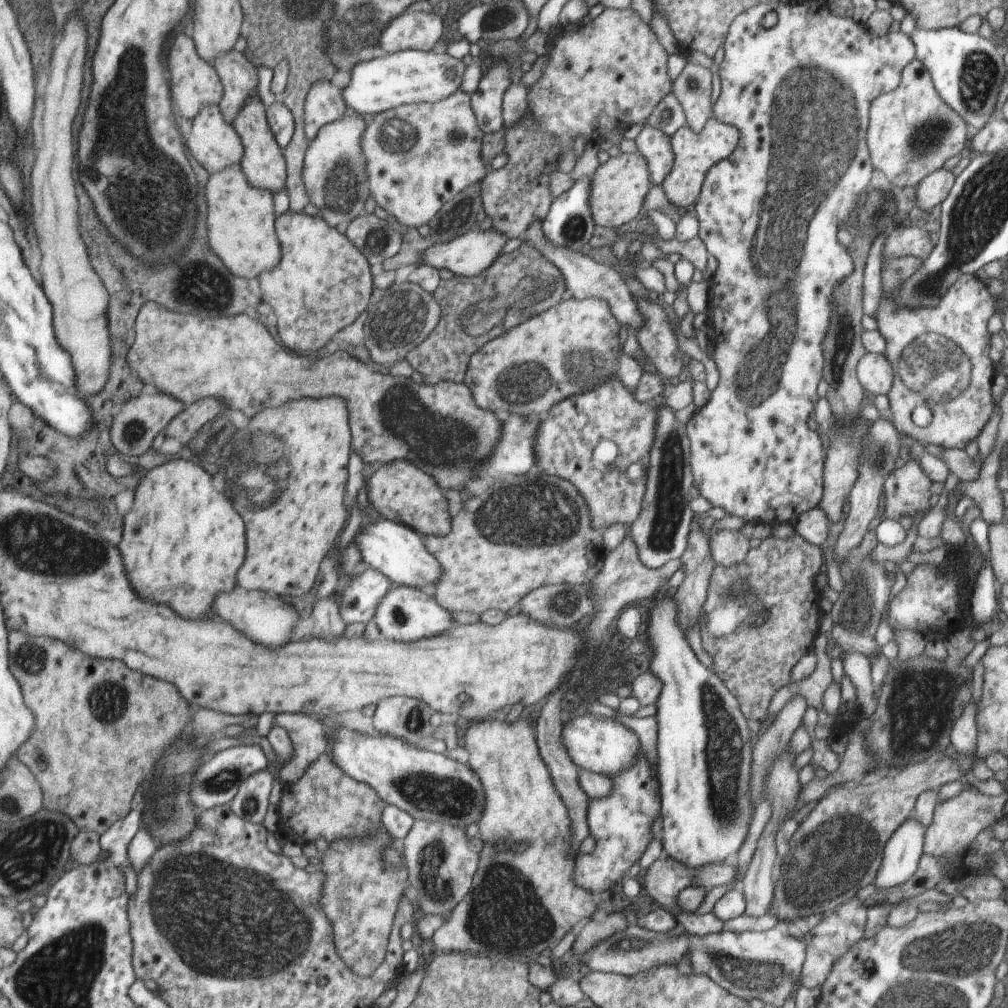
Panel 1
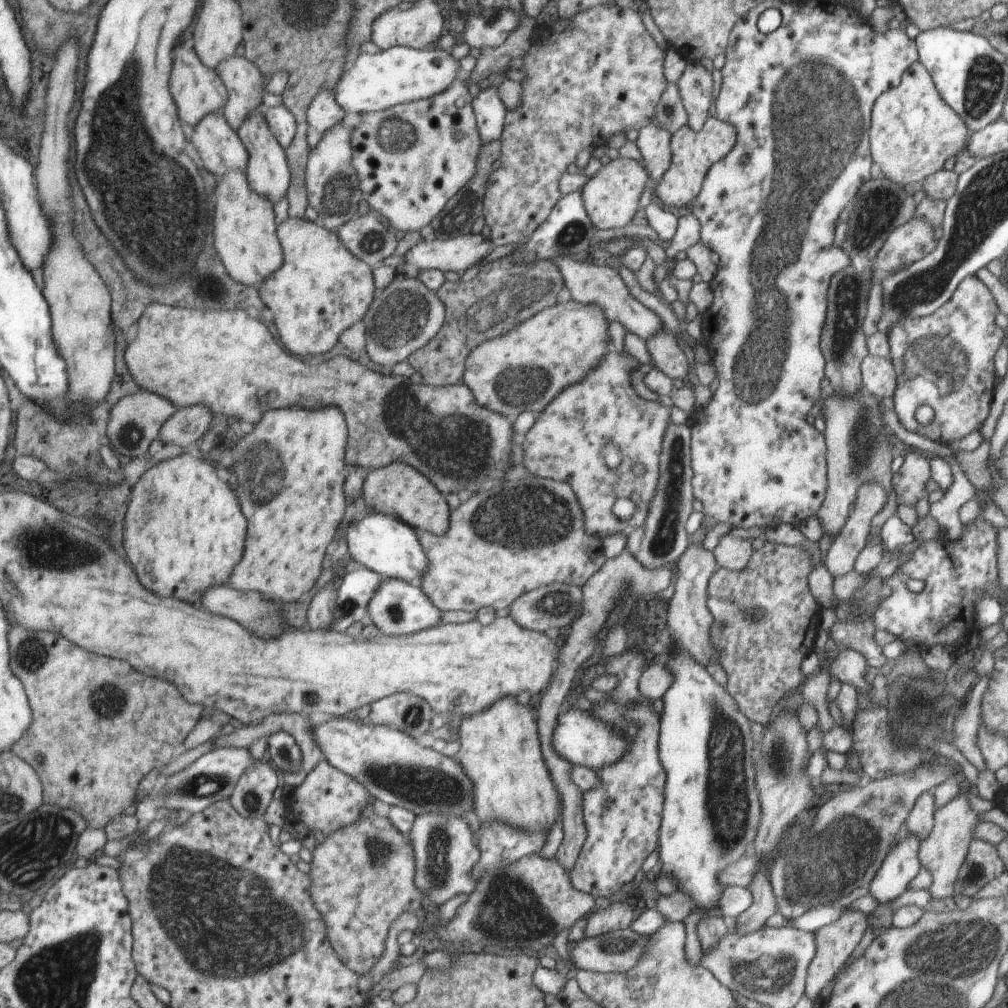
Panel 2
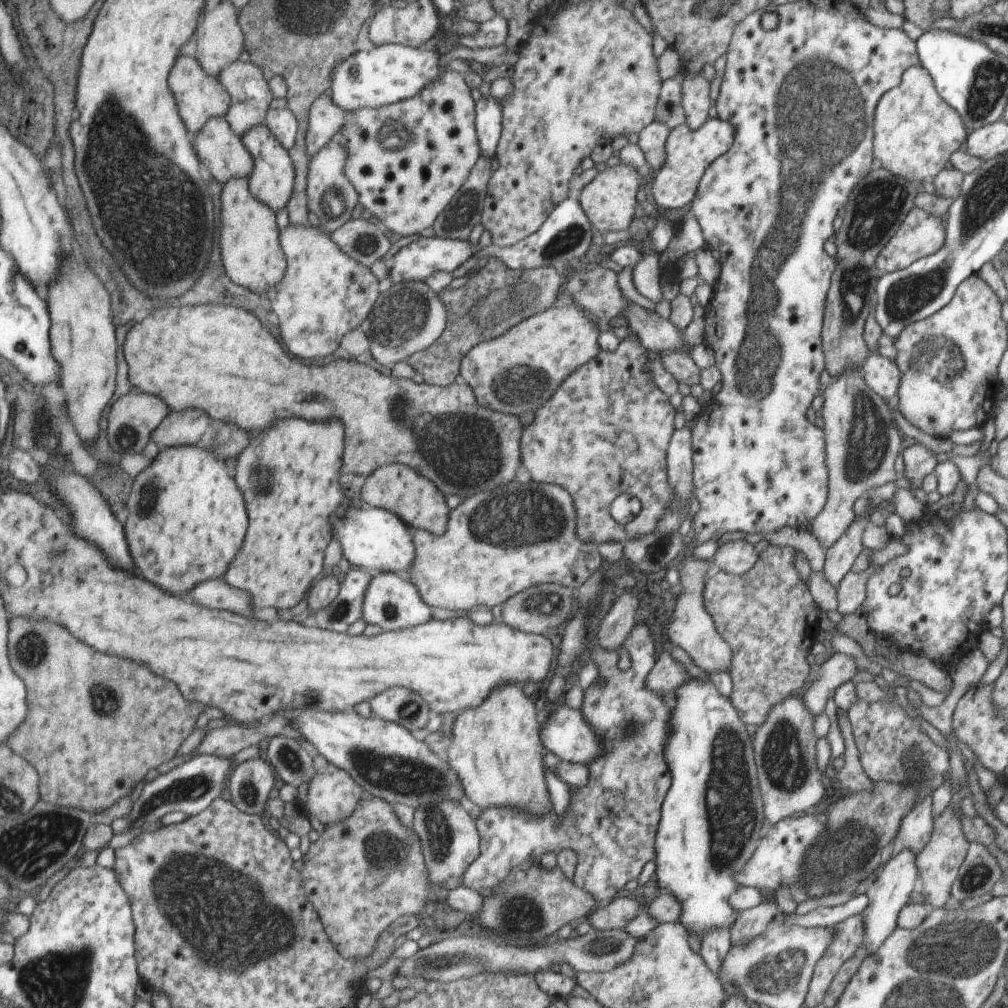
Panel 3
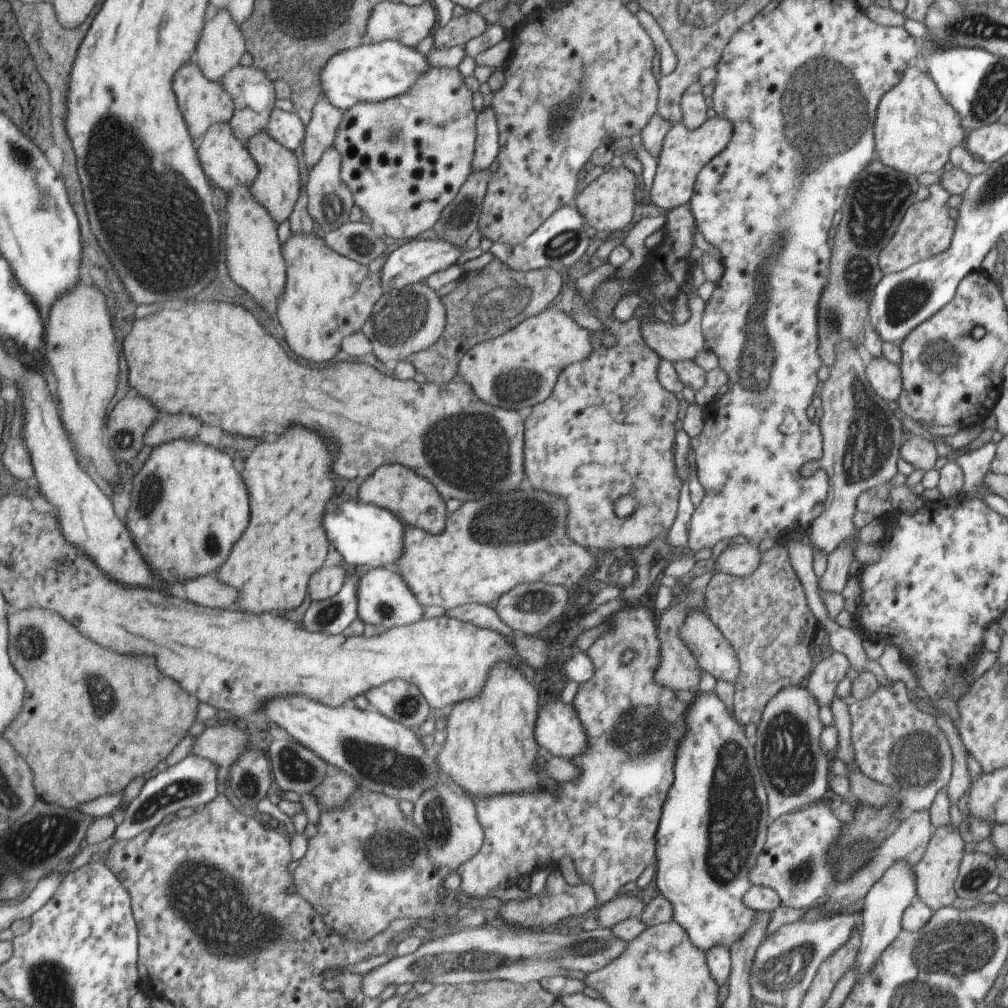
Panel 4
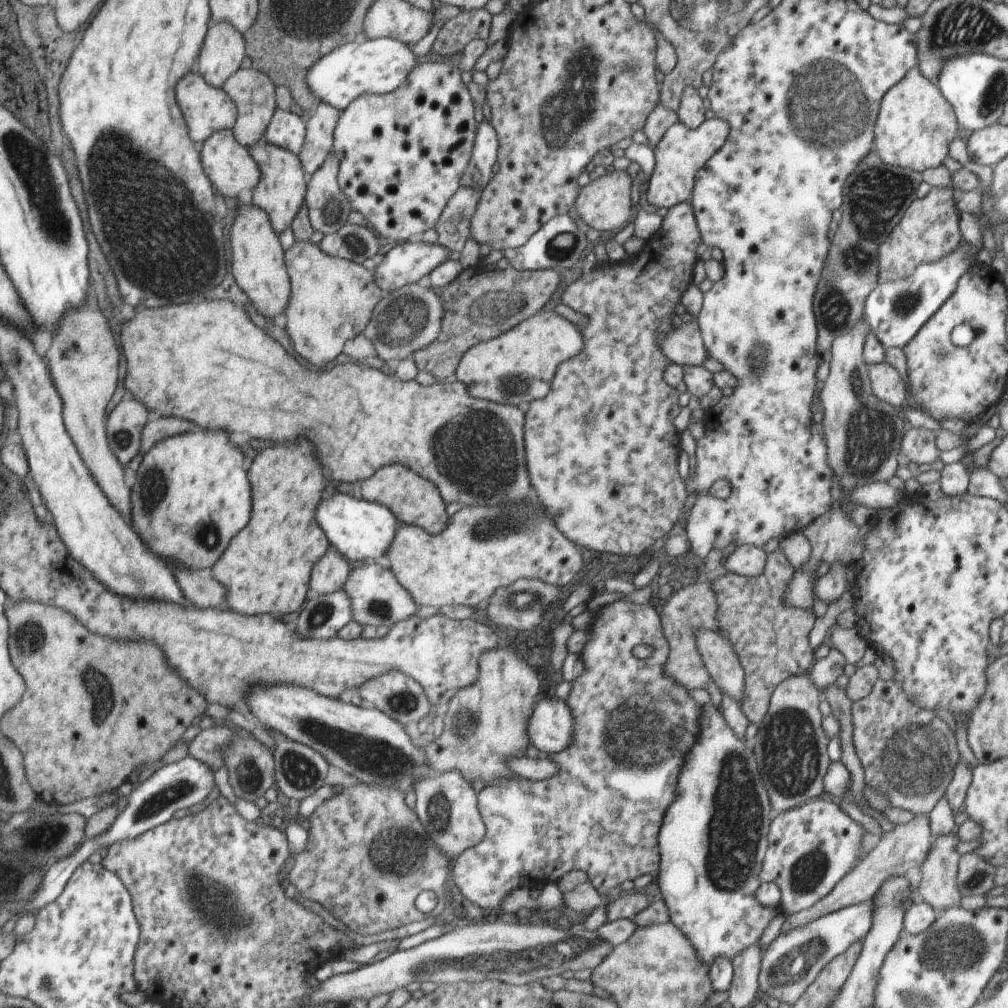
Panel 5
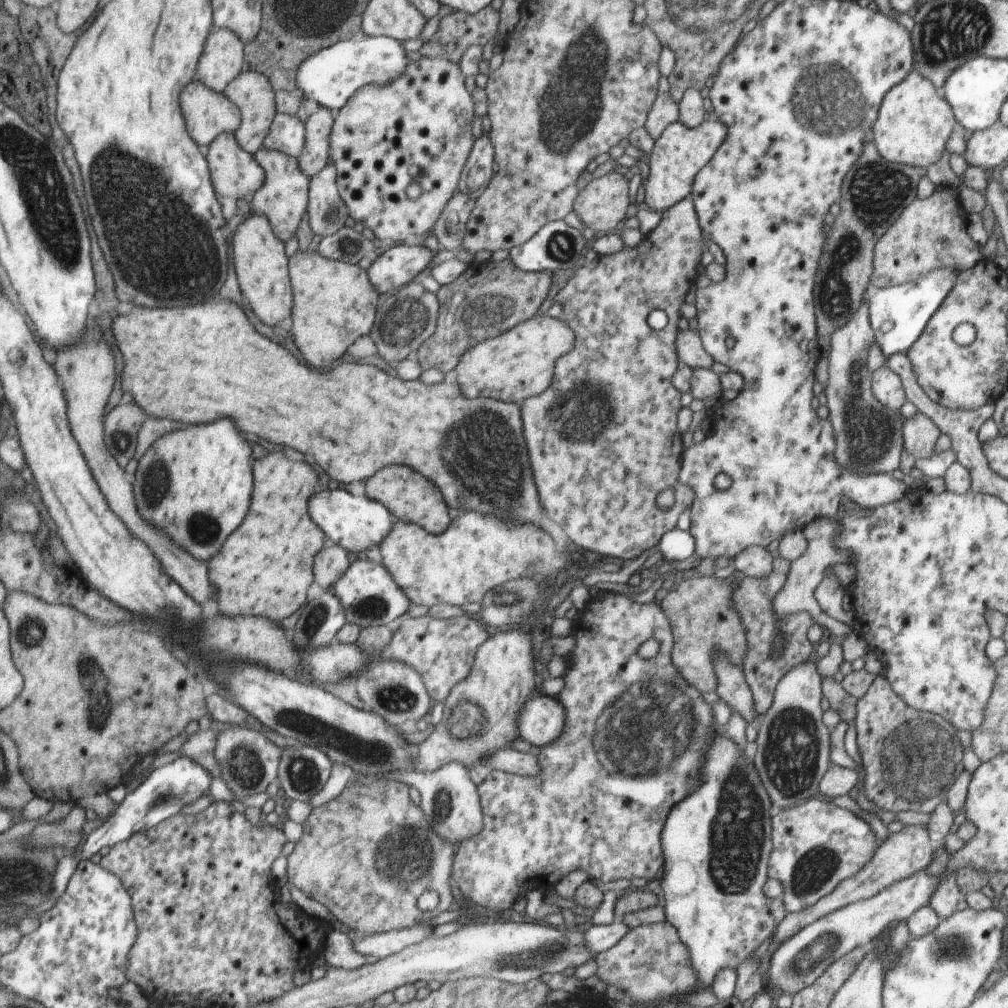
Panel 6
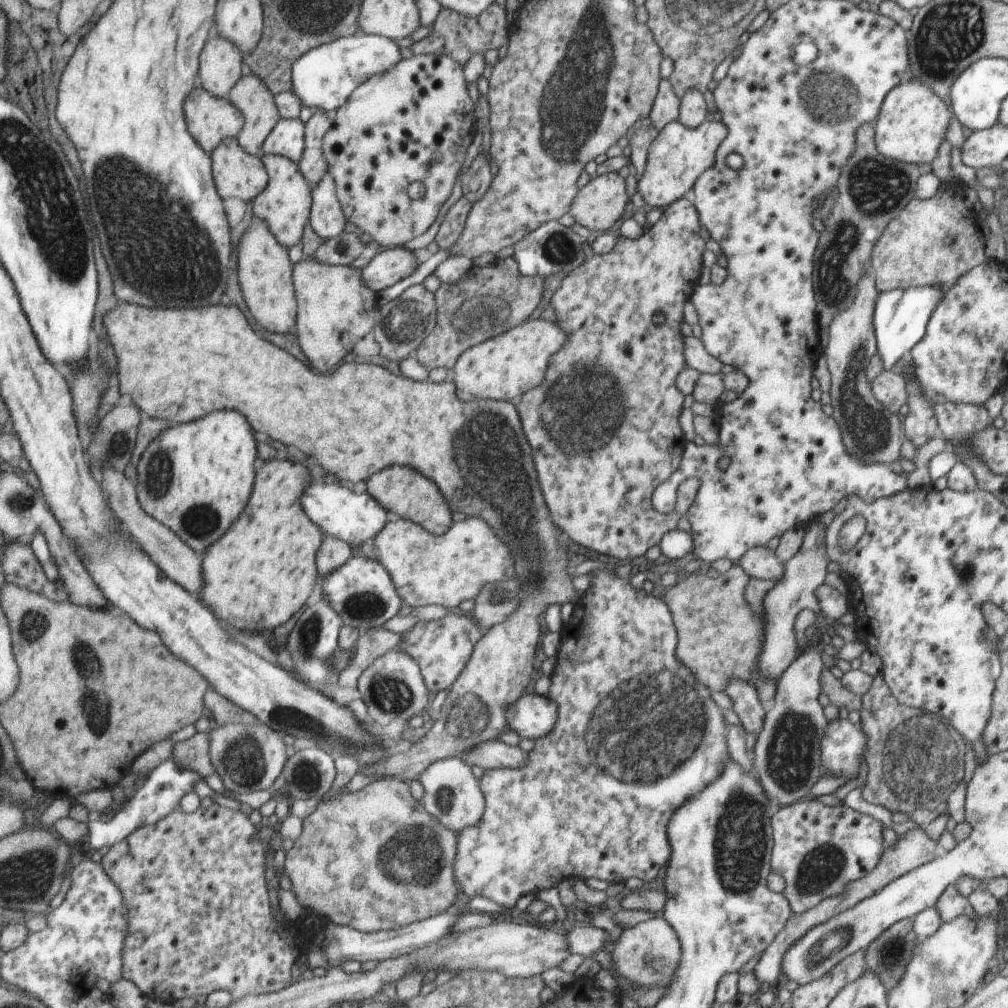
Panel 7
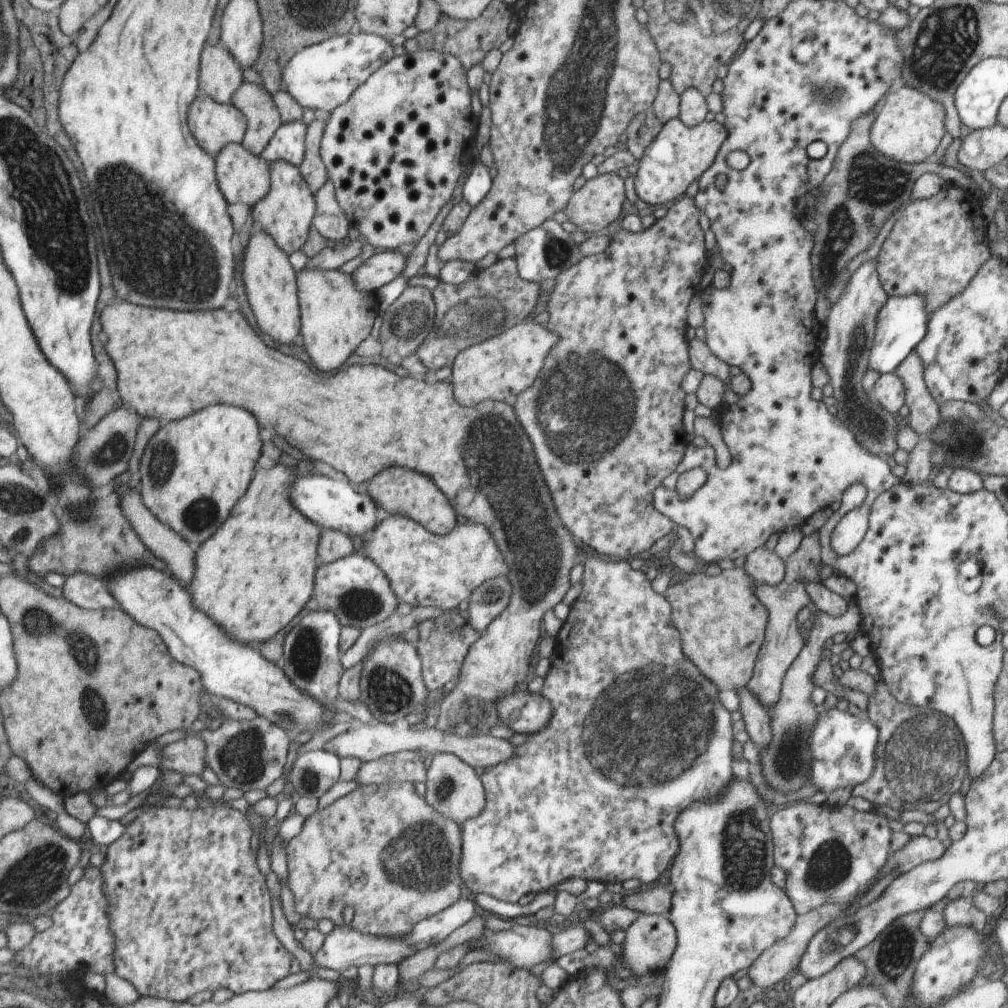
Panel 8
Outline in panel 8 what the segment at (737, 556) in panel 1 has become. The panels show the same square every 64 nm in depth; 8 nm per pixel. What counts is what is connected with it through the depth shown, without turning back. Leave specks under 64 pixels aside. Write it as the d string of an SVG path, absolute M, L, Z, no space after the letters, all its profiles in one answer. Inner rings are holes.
M759 547L740 562L743 570L758 583L778 585L786 577L786 560L780 559L774 551Z

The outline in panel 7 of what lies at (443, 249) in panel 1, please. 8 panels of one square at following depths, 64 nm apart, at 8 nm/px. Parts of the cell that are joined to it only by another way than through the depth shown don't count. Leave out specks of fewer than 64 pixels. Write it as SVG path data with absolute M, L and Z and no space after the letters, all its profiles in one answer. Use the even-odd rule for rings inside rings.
M403 246L390 247L377 253L369 264L362 269L365 284L370 290L384 290L393 284L412 276L420 268L420 260L414 250Z

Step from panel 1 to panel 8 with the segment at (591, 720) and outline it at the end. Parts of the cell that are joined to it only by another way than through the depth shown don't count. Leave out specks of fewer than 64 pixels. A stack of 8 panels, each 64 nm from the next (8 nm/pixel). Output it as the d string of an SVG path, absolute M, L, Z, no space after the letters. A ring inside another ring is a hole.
M514 691L498 701L501 723L515 732L538 734L553 720L554 708L549 699L534 692Z

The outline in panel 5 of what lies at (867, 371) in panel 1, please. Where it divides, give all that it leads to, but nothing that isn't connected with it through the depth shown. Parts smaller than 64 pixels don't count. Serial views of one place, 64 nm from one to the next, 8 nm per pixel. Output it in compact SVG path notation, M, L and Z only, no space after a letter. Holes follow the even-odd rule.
M883 361L869 368L869 378L874 395L892 408L902 410L907 402L906 383L896 368Z

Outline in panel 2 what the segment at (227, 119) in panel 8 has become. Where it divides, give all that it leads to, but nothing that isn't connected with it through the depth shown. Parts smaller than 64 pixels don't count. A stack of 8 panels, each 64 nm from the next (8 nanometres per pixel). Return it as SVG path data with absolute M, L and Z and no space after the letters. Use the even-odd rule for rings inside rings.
M178 48L176 64L174 64L174 98L177 99L181 110L181 120L196 129L209 114L224 111L229 101L229 90L222 80L221 74L213 67L208 66L198 52L192 48L184 50Z

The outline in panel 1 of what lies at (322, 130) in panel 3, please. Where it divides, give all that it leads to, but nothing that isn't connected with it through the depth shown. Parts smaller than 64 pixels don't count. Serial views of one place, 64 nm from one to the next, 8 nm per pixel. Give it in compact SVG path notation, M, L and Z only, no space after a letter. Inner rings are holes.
M332 77L318 80L306 100L306 132L310 142L318 138L326 125L344 118L349 108L344 87L338 86Z

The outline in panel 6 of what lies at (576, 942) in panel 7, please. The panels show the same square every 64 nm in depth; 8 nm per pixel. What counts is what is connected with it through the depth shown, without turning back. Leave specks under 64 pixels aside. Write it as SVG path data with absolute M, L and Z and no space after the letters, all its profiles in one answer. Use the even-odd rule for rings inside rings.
M616 918L609 926L588 925L583 932L583 946L590 955L596 957L614 947L629 930L630 928L626 927L620 918Z

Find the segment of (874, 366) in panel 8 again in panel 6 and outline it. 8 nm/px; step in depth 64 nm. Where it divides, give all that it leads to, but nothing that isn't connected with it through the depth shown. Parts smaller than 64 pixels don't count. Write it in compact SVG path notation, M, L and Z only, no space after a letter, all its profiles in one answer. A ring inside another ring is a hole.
M947 267L921 274L915 282L895 284L884 289L871 284L868 286L869 320L876 336L875 342L887 360L896 354L906 353L923 336L933 315L953 291L958 276L960 273Z

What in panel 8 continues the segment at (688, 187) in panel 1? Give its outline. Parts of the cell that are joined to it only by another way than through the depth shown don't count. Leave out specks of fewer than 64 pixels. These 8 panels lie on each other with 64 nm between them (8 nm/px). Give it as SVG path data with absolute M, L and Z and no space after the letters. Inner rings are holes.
M677 117L663 124L656 139L646 148L638 164L638 172L634 180L639 200L647 205L666 205L677 201L688 186L700 178L700 174L711 168L712 162L726 140L726 128L712 122L702 122L694 128L688 128Z

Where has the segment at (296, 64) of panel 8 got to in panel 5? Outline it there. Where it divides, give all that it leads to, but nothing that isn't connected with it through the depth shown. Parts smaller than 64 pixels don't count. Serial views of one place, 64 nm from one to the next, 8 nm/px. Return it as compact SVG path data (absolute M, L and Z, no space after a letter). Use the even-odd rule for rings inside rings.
M381 37L378 39L358 38L354 42L340 46L337 50L330 52L322 58L318 58L311 63L311 68L307 74L309 88L315 96L322 102L329 103L337 107L341 112L346 111L363 93L392 93L406 82L410 72L418 66L416 55L405 43L399 42L391 37Z

